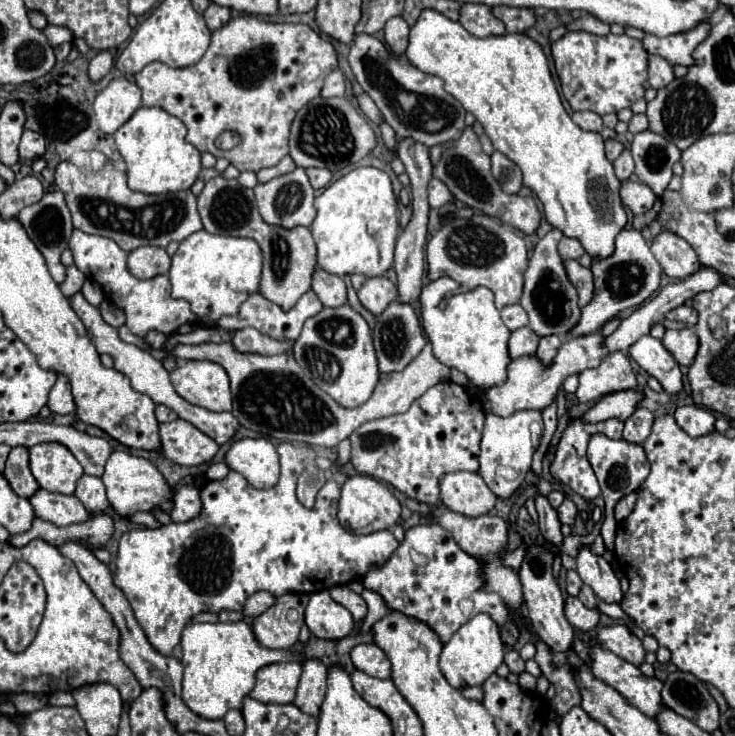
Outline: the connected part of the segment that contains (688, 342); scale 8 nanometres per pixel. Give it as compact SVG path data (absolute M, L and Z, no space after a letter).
M669 329L663 337L663 345L677 359L679 365L691 365L697 355L699 339L693 329L681 329L681 331Z

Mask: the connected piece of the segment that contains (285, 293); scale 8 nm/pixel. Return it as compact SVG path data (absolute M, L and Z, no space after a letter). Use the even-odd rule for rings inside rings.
M215 177L205 183L205 189L197 197L197 209L203 221L203 229L217 235L231 235L231 237L251 237L259 243L263 251L263 277L259 293L277 303L283 311L295 307L295 303L311 289L313 271L317 267L317 245L313 243L313 235L307 227L283 229L267 225L255 203L253 189L241 187L237 179L223 179Z

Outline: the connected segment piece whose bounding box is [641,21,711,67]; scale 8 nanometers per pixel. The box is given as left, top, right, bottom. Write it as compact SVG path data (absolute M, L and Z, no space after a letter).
M703 21L685 33L675 33L665 39L657 39L655 35L647 33L641 43L647 53L661 55L671 65L691 67L695 63L695 59L693 59L695 47L709 37L709 31L711 31L709 21Z

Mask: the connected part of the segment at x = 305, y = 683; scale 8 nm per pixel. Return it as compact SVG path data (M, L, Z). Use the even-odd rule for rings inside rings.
M307 659L303 663L303 675L293 703L307 715L319 717L325 691L327 691L327 667L317 659Z

